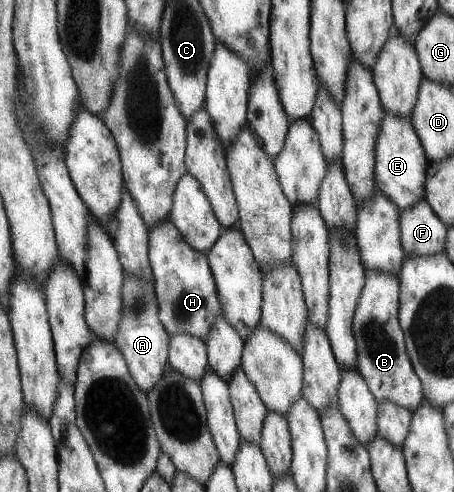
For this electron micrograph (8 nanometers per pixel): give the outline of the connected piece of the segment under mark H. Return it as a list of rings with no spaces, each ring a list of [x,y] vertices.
[[[160,219],[147,230],[147,263],[152,273],[152,282],[158,303],[158,318],[168,335],[176,333],[189,334],[204,342],[208,327],[221,313],[213,278],[210,274],[205,253],[190,248],[181,237],[179,230],[169,219]]]

